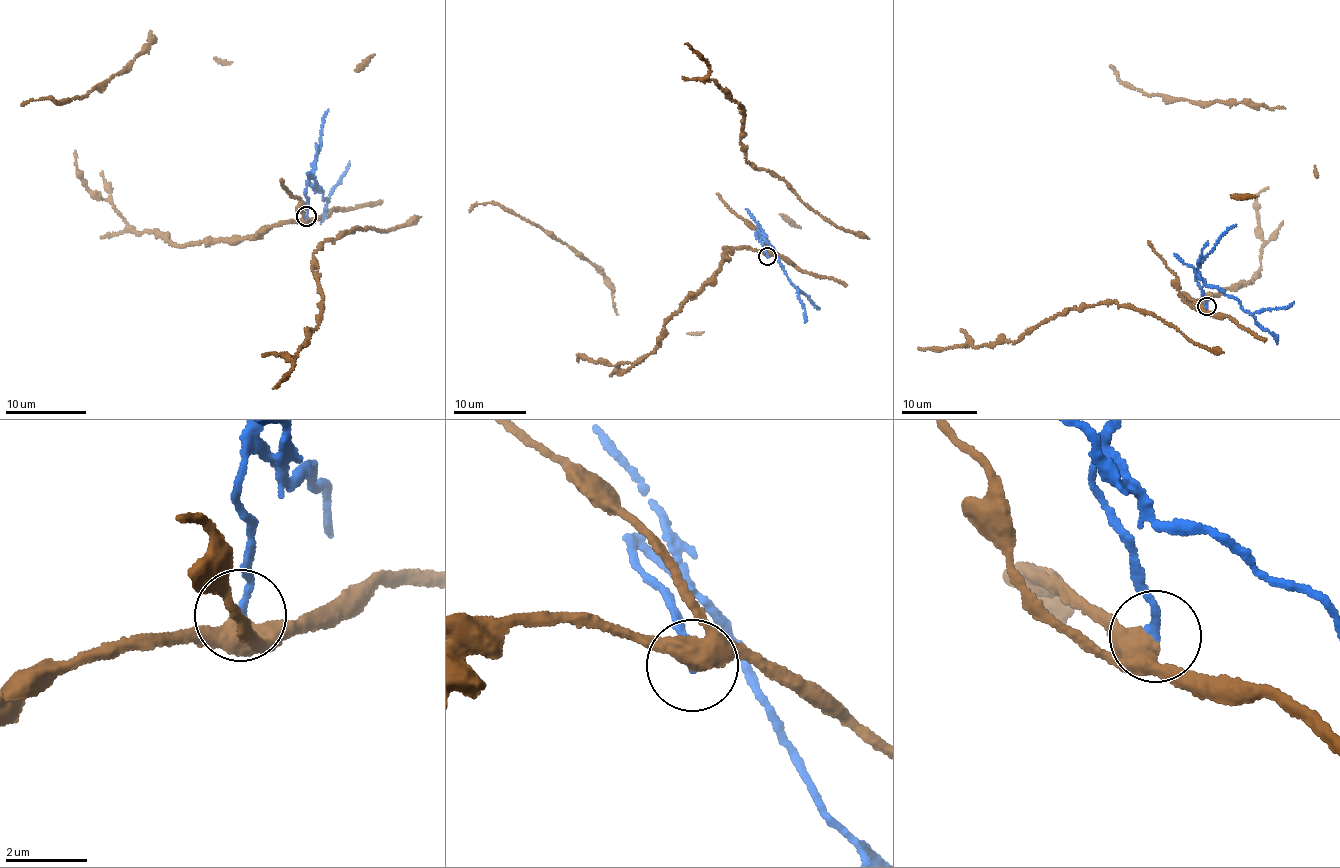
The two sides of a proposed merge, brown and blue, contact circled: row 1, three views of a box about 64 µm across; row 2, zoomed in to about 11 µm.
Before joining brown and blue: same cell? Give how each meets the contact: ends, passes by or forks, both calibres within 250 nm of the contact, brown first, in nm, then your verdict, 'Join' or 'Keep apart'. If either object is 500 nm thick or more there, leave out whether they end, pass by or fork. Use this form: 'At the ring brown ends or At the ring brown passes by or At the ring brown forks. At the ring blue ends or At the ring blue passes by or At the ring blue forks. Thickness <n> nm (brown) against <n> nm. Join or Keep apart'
At the ring brown forks. At the ring blue ends. Thickness 400 nm (brown) against 200 nm. Keep apart

